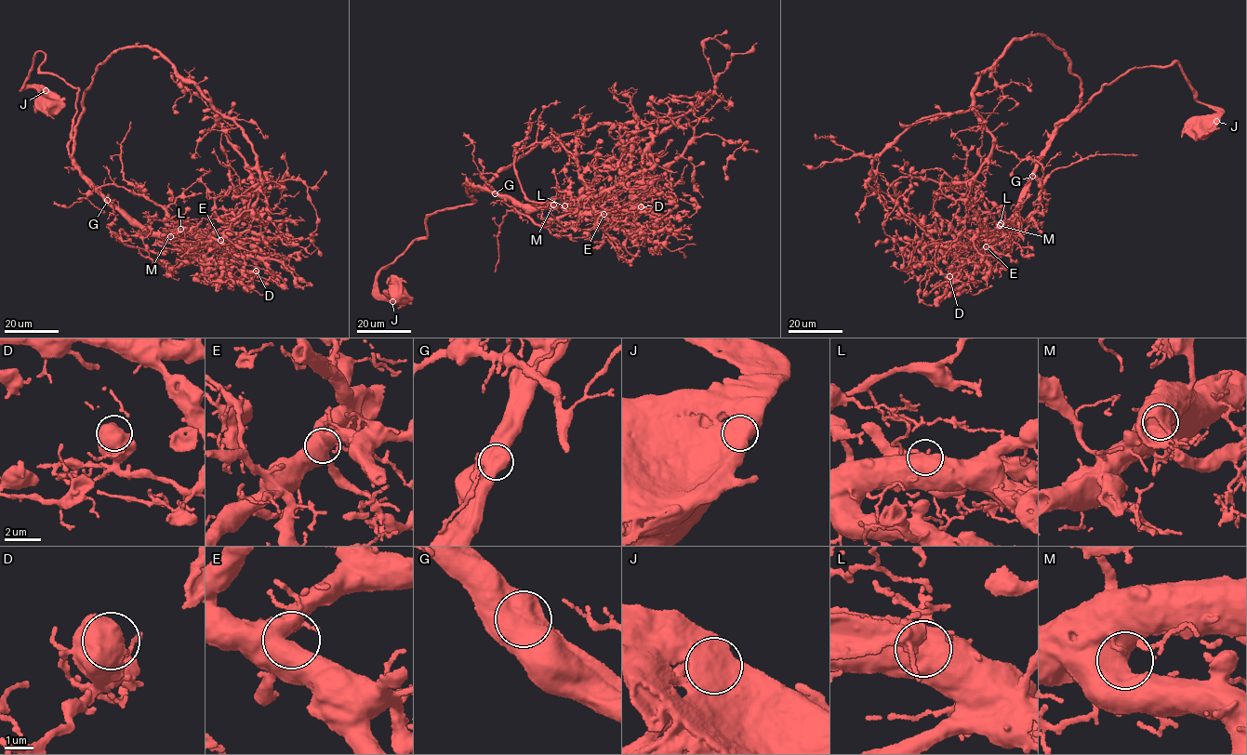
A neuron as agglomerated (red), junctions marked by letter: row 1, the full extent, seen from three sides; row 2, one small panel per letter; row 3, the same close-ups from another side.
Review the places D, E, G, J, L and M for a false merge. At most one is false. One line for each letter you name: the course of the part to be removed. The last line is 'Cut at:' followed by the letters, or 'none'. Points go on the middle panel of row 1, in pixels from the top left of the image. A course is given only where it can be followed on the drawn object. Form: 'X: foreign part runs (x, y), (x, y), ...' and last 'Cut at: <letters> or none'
Cut at: none

